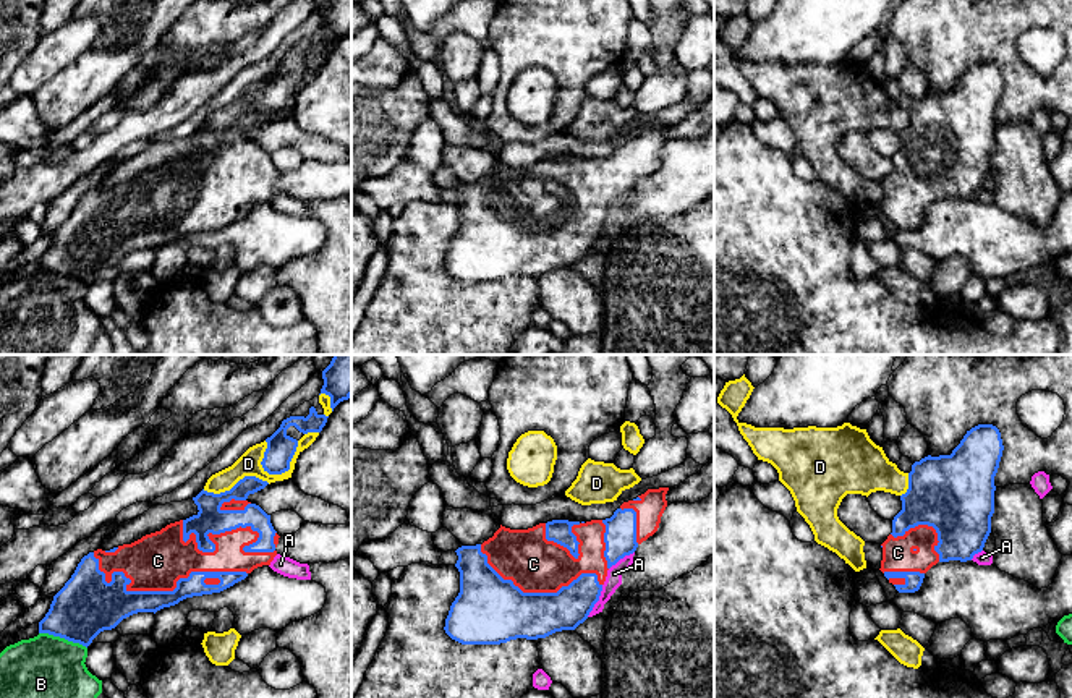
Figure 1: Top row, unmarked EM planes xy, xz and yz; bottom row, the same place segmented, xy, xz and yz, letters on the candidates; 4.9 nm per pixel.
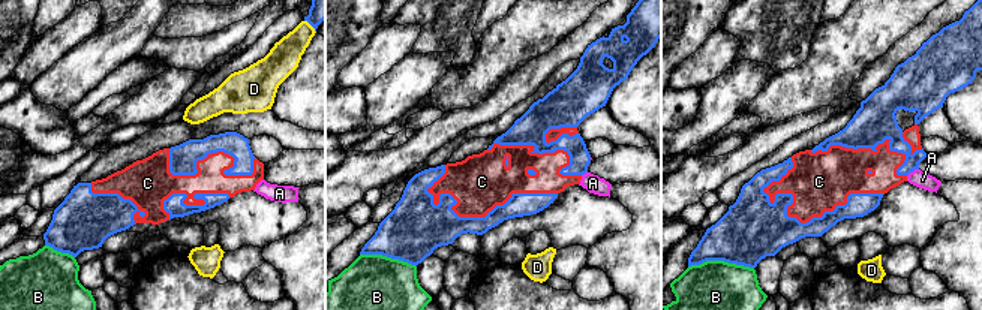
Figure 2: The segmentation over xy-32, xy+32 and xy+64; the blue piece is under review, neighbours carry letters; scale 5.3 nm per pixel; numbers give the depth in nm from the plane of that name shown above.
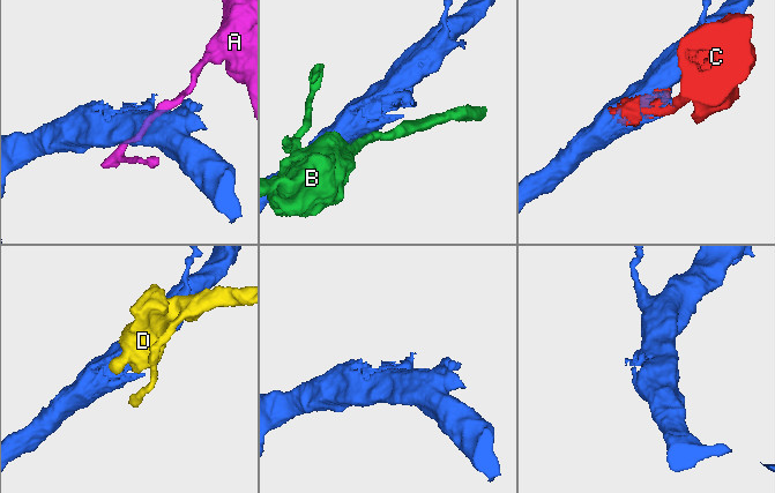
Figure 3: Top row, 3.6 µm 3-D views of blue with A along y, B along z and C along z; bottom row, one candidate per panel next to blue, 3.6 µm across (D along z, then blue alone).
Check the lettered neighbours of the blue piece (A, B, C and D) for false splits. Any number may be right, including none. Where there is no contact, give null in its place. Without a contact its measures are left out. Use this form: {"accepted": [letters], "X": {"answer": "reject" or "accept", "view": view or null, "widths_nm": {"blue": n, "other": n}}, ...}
{"accepted": ["C"], "A": {"answer": "reject", "view": "xz", "widths_nm": {"blue": 200, "other": 80}}, "B": {"answer": "reject", "view": "xy", "widths_nm": {"blue": 300, "other": 440}}, "C": {"answer": "accept", "view": "xy", "widths_nm": {"blue": 220, "other": 280}}, "D": {"answer": "reject", "view": "xy", "widths_nm": {"blue": 140, "other": 110}}}

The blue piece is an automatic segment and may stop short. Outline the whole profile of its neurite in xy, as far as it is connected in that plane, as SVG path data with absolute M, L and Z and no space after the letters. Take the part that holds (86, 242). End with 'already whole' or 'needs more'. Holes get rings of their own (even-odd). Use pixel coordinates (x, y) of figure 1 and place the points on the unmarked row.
M245 113L220 131L202 126L193 134L199 147L196 152L170 160L131 181L89 189L53 233L49 249L39 259L39 270L87 285L100 269L115 266L133 251L155 251L186 235L220 230L245 217L254 206L270 202L280 173L270 160L270 152L246 138L267 121L256 113Z; needs more

